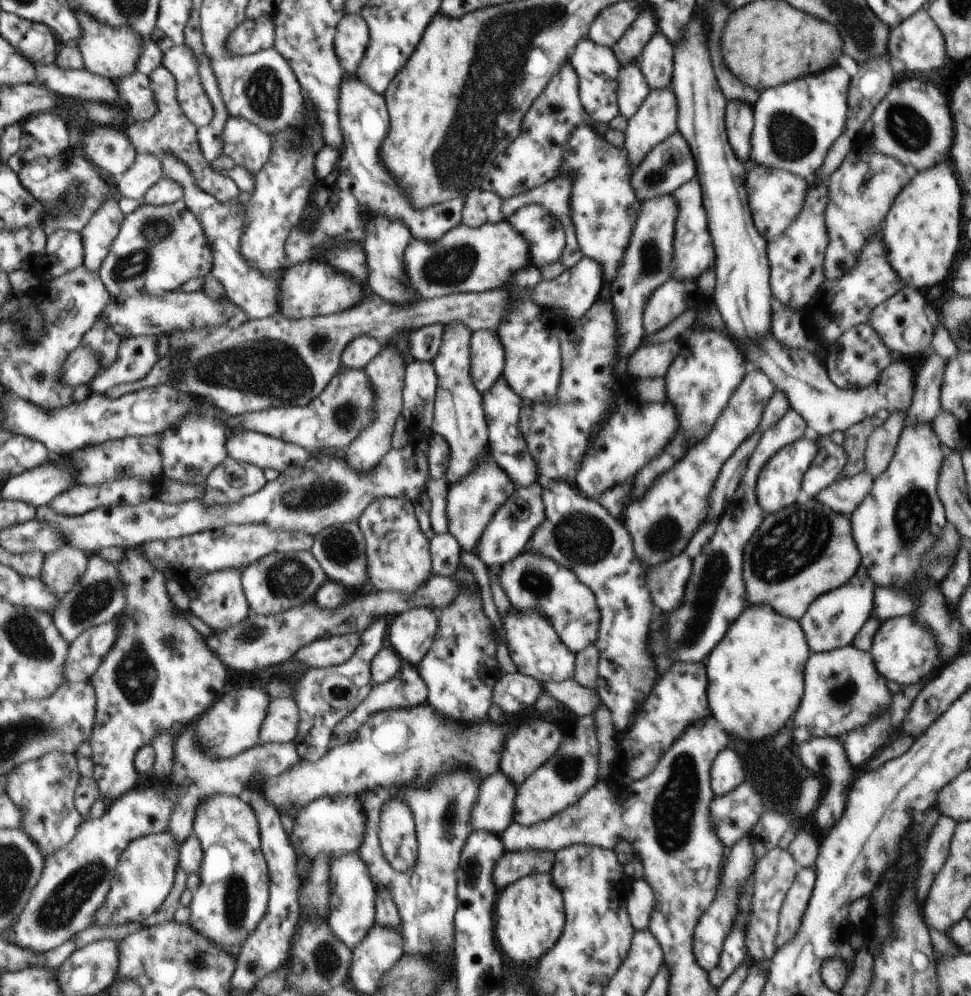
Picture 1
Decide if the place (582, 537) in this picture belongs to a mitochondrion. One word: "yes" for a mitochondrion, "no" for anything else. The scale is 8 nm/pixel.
yes

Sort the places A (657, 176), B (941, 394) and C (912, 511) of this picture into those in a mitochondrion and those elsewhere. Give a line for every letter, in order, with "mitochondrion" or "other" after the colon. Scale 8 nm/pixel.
A: mitochondrion
B: other
C: mitochondrion

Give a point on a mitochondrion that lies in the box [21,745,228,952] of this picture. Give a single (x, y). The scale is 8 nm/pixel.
(67, 897)

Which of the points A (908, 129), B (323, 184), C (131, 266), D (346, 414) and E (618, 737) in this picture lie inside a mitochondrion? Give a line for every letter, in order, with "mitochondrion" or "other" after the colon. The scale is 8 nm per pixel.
A: mitochondrion
B: other
C: mitochondrion
D: mitochondrion
E: other

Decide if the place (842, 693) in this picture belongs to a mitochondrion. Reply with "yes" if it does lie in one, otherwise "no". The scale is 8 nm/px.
yes

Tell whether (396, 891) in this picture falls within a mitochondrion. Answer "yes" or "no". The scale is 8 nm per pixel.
no

